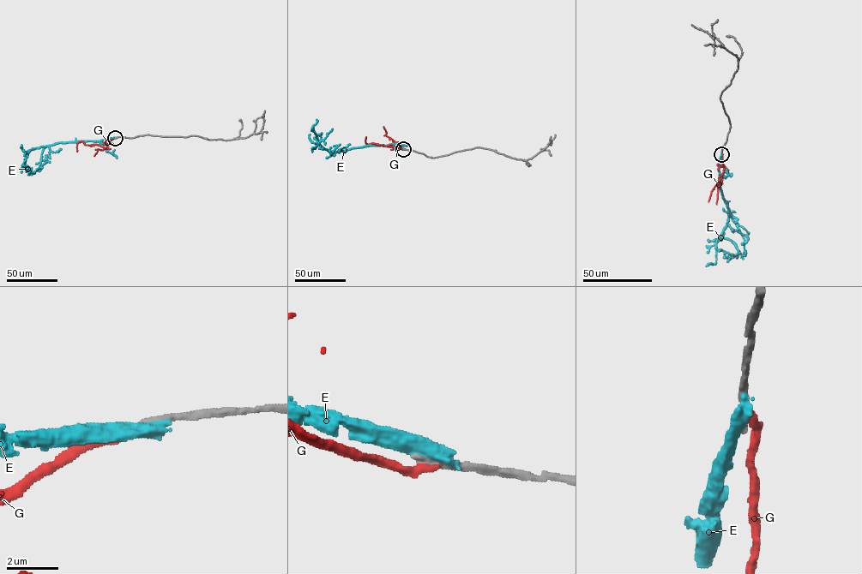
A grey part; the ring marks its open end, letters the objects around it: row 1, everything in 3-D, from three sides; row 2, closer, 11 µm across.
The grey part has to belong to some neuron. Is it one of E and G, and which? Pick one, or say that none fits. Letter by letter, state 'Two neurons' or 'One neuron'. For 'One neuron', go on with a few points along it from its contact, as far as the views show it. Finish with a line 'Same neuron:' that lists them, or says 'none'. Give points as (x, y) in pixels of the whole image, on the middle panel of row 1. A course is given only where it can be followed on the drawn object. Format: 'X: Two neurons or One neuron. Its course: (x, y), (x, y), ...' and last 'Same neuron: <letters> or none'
E: Two neurons
G: Two neurons
Same neuron: none

